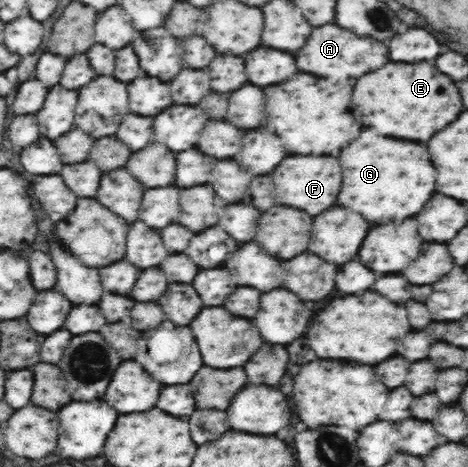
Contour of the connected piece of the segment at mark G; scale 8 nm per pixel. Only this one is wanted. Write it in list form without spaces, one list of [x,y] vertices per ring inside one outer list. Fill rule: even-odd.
[[[370,129],[342,149],[340,167],[344,185],[336,205],[348,207],[374,223],[396,223],[420,213],[436,185],[436,167],[424,143],[380,137]]]

